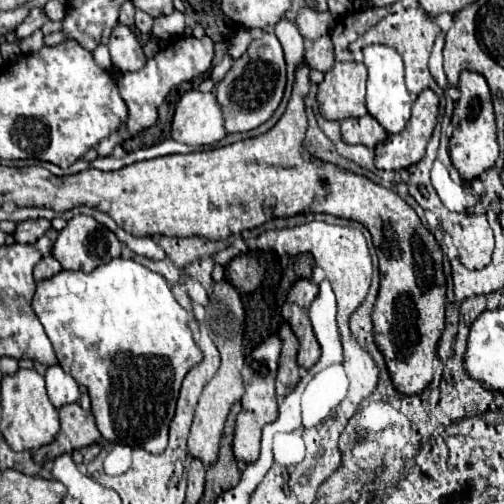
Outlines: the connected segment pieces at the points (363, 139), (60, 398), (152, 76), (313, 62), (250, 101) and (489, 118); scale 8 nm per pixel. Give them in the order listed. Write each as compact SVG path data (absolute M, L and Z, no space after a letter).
M370 114L362 118L348 118L342 122L342 140L346 144L364 144L372 150L378 142L386 140L386 136L386 130Z
M58 364L50 366L46 370L46 390L48 390L50 402L56 408L60 408L64 404L78 402L78 398L80 398L78 382L70 374L66 374Z
M180 36L174 42L166 44L154 58L150 58L142 70L126 72L122 78L118 78L120 96L130 110L128 120L126 120L126 130L134 136L134 134L150 128L158 118L158 106L164 102L166 94L172 88L176 88L178 84L204 74L208 68L211 68L213 57L214 43L208 36L204 36L204 38Z
M322 36L318 40L314 40L308 50L306 50L306 60L312 68L320 70L320 72L328 72L334 66L334 46L330 36Z
M264 32L252 40L248 50L232 64L228 74L216 86L216 100L224 112L224 128L228 132L248 132L264 124L278 108L286 86L286 64L278 38Z
M464 70L460 76L458 84L462 96L456 102L454 116L452 116L452 126L454 134L450 138L450 158L454 168L460 172L462 180L468 184L478 178L482 172L494 166L498 158L498 140L496 140L496 122L494 122L494 110L492 110L492 96L490 88L484 80L482 74Z

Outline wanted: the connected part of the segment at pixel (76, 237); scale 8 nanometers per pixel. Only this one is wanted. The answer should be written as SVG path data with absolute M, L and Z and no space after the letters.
M78 214L72 220L68 220L66 228L58 234L58 240L52 246L52 256L62 264L66 270L82 270L90 272L100 264L106 264L112 258L120 256L120 240L114 232L110 232L106 226L98 224L92 216Z

